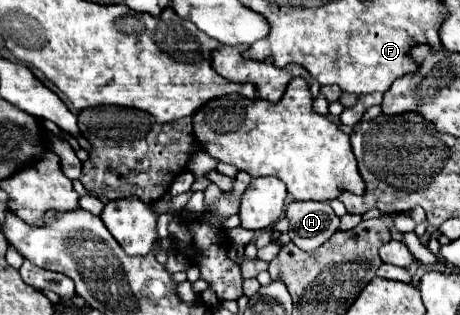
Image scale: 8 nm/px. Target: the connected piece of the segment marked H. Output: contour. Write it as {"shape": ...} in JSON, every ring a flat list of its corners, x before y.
{"shape":[[290,202,286,208,290,238,300,250,316,250,338,230,340,218,328,202]]}

